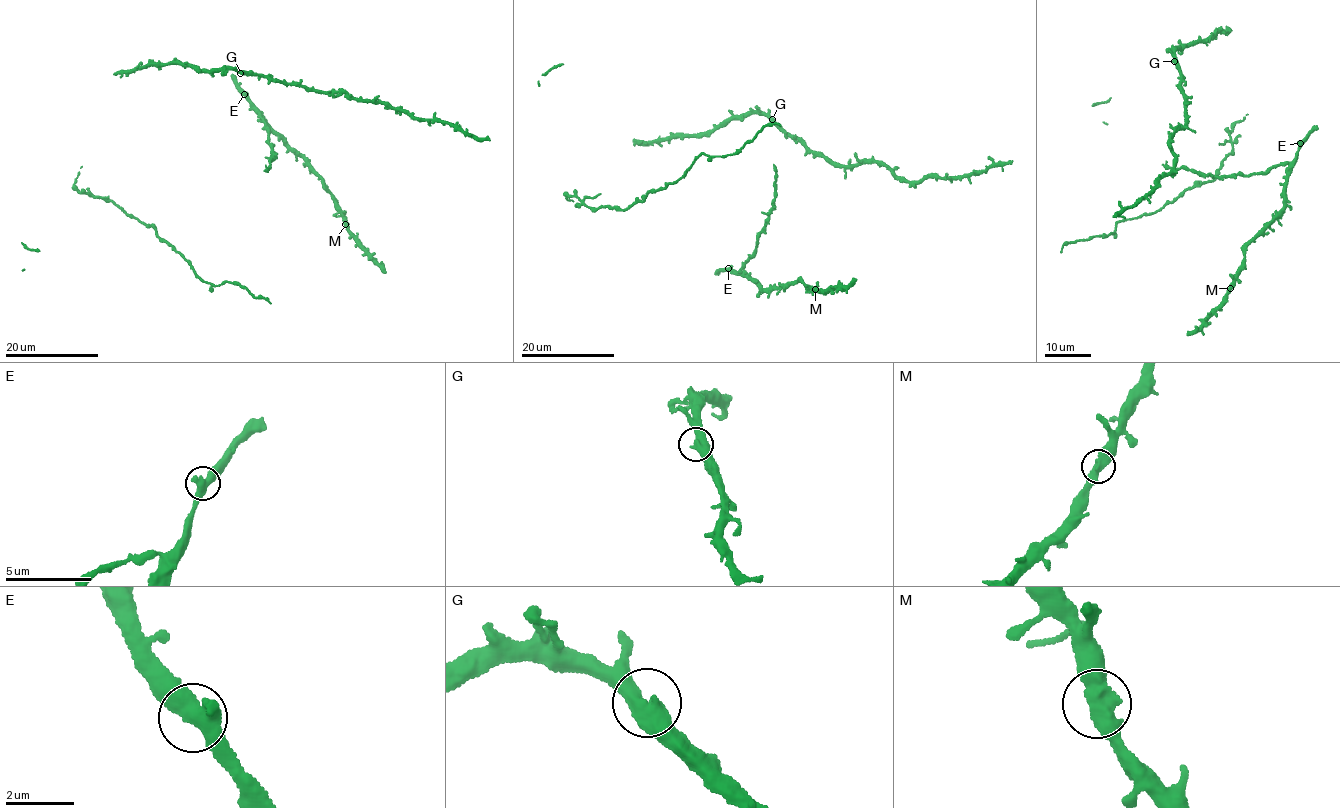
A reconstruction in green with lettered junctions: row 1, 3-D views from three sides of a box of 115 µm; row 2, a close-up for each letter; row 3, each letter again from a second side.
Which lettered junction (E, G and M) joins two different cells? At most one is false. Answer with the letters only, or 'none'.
none

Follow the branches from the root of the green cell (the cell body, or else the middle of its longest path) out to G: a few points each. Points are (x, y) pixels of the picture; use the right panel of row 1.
G: (1200, 42), (1175, 49), (1174, 61)

